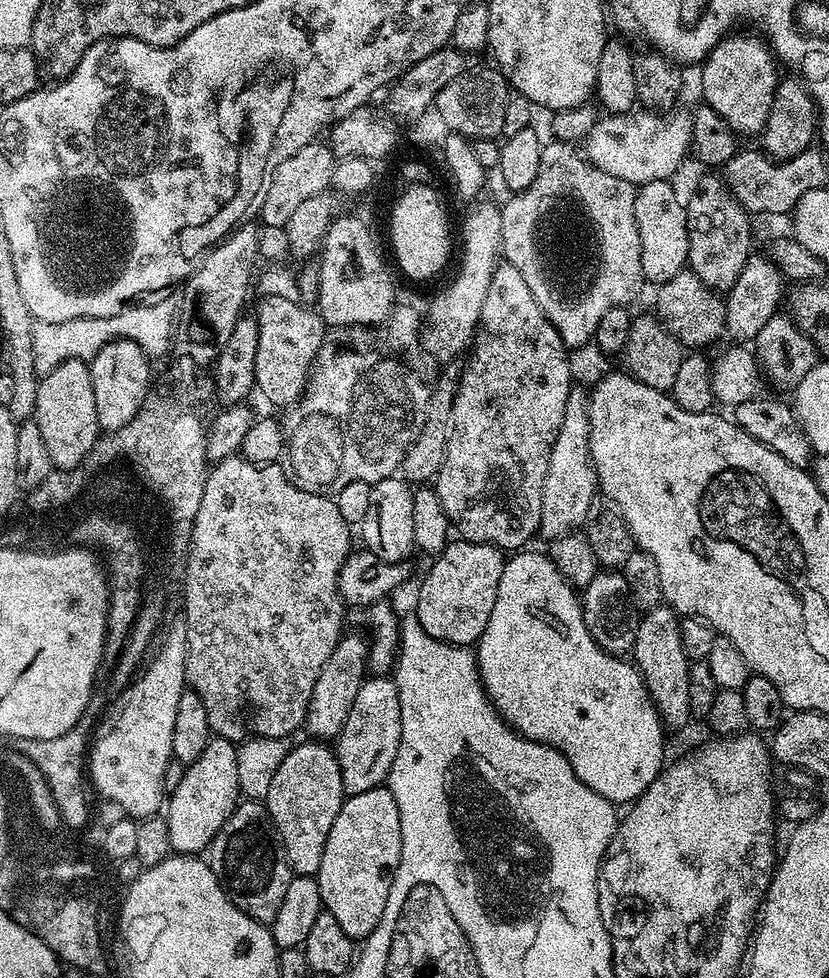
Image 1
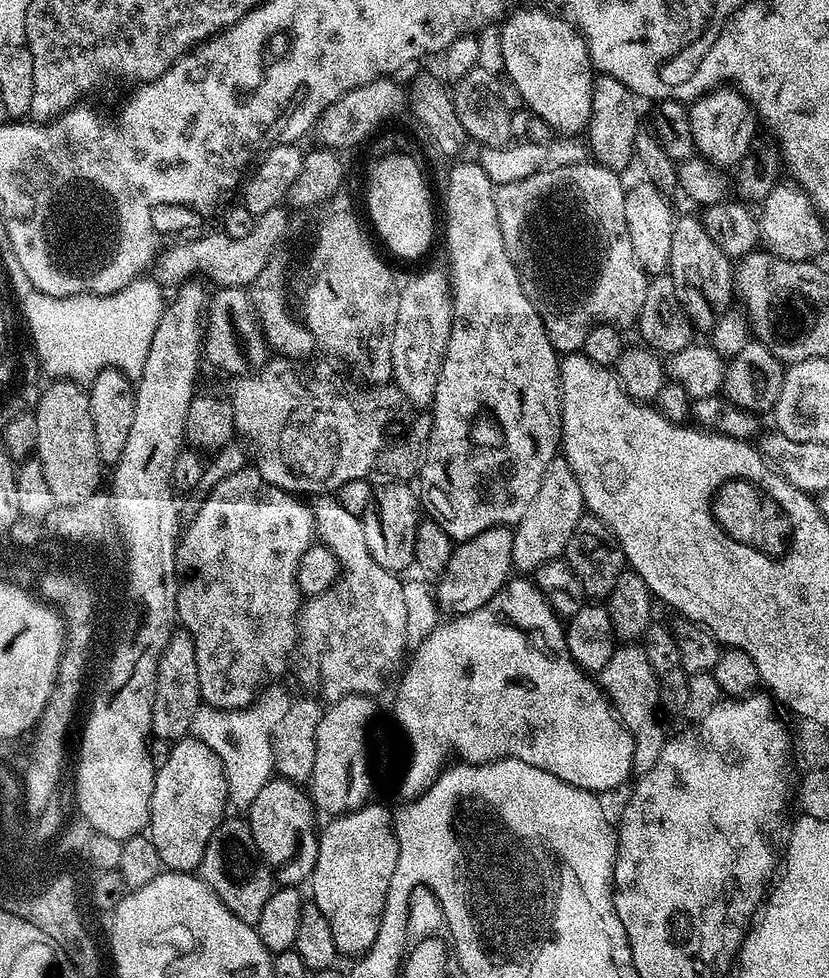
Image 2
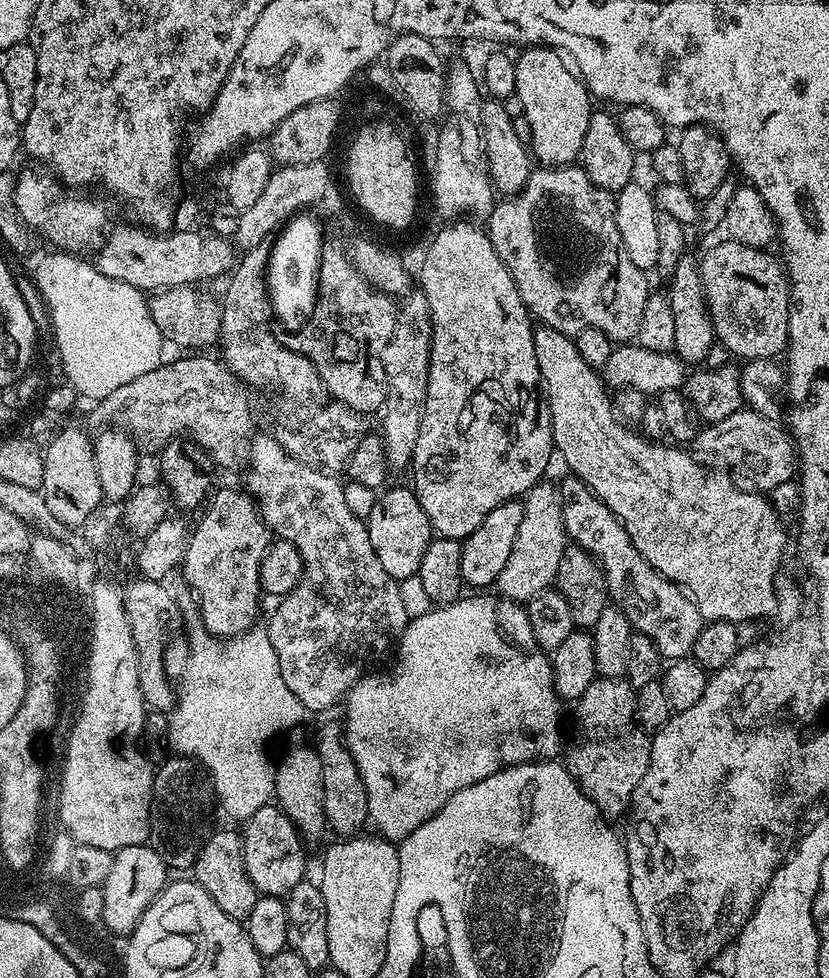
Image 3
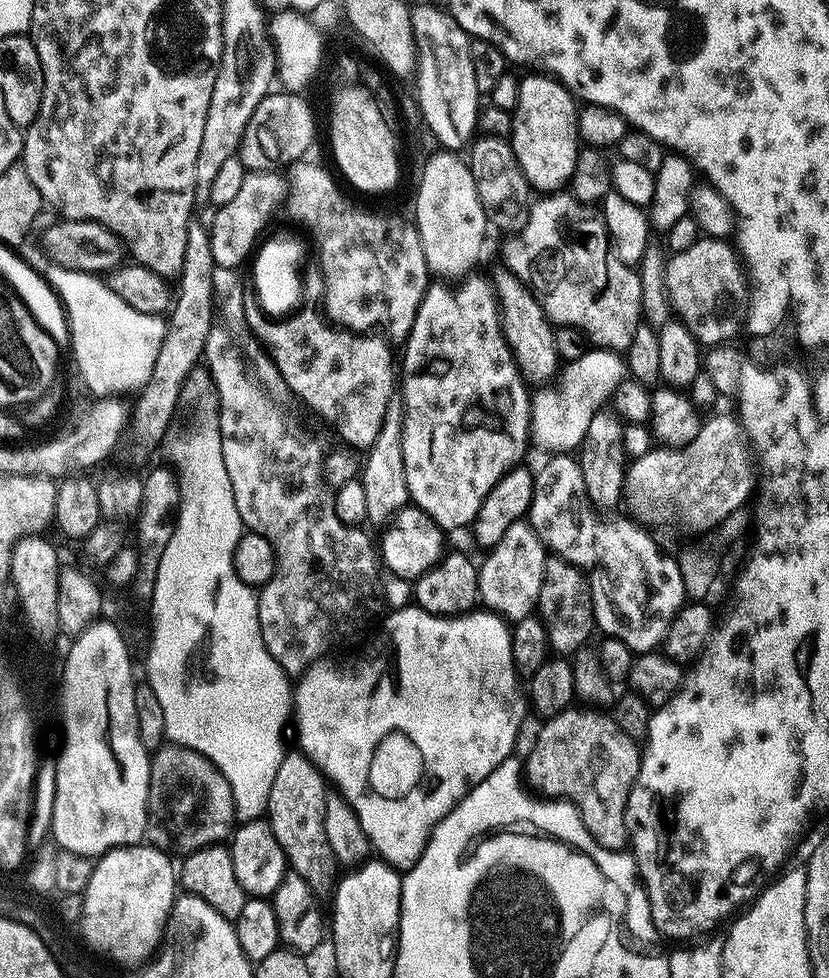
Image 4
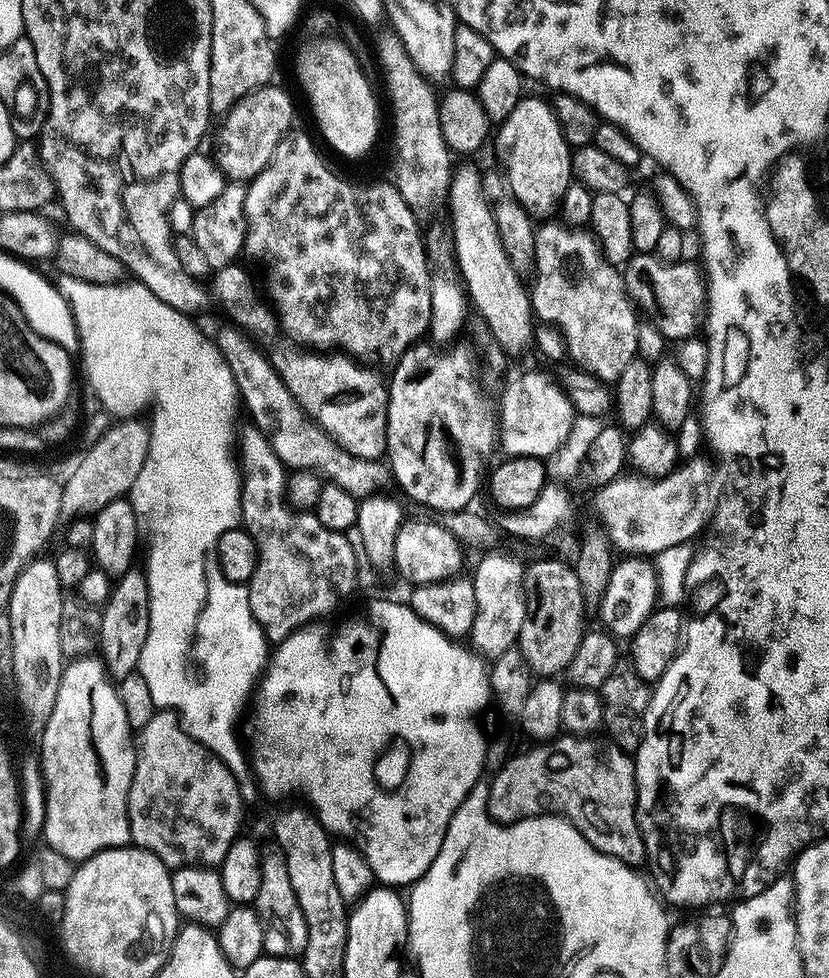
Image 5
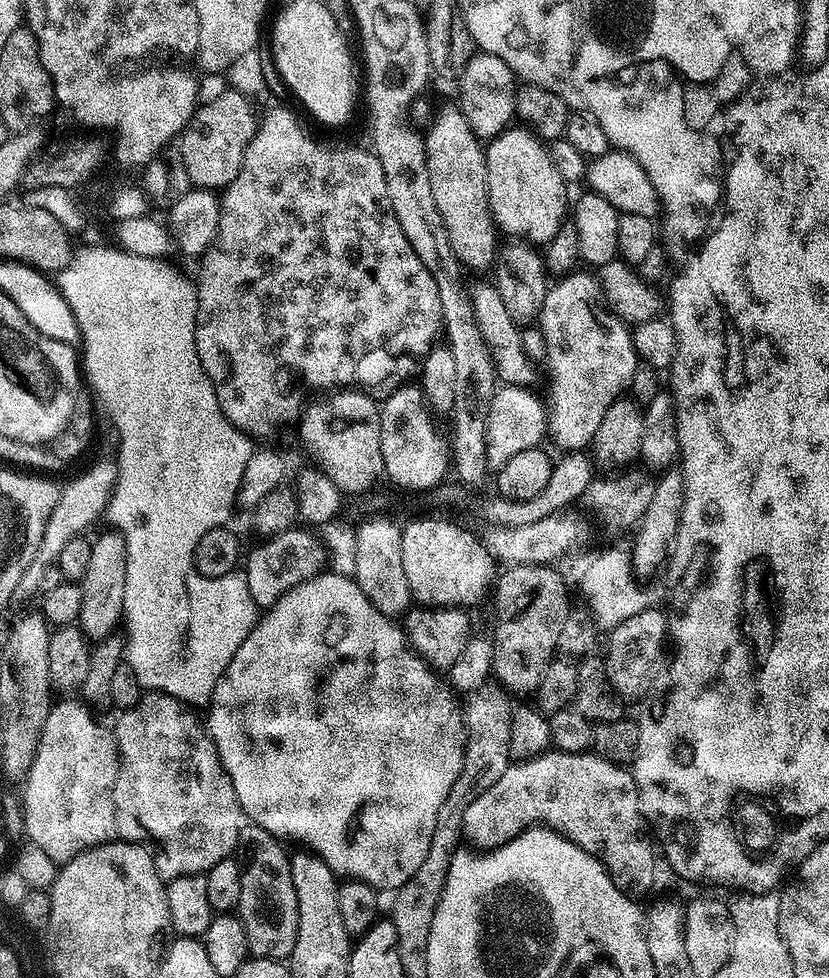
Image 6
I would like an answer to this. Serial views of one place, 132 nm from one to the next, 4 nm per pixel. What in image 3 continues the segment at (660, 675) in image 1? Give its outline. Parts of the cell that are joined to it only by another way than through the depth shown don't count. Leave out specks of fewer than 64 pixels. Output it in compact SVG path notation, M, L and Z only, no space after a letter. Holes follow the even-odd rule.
M598 678L575 701L576 732L580 741L568 752L566 767L578 786L598 806L601 816L613 818L629 811L638 782L650 766L652 741L636 723L634 689L627 680Z

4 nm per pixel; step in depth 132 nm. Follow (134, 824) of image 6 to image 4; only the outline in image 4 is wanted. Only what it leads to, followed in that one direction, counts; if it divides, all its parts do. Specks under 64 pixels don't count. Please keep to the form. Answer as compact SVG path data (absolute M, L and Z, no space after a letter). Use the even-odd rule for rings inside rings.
M168 742L155 749L151 762L146 833L151 847L169 854L187 854L231 837L237 823L232 787L203 754Z

